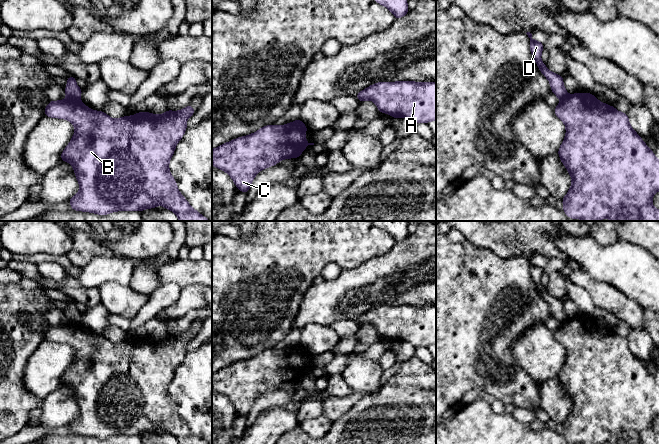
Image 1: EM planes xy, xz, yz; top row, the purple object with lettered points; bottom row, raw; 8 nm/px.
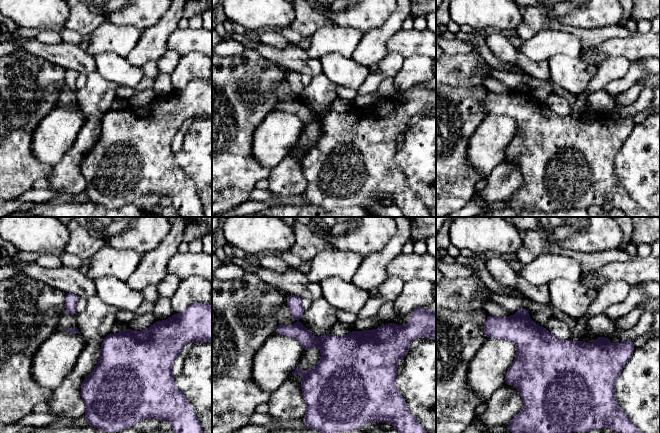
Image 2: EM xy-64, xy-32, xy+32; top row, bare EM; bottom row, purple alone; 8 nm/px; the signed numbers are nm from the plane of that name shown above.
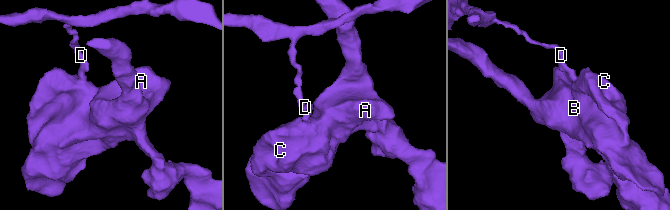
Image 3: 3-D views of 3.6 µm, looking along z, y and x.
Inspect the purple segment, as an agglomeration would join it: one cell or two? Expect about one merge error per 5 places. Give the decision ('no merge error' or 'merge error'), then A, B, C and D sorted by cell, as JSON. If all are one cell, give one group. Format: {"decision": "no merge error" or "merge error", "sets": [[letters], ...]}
{"decision": "merge error", "sets": [["A", "B", "C"], ["D"]]}

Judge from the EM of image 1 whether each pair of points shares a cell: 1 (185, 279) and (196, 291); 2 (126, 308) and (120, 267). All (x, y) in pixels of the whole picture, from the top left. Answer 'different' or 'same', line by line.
1: different
2: different

